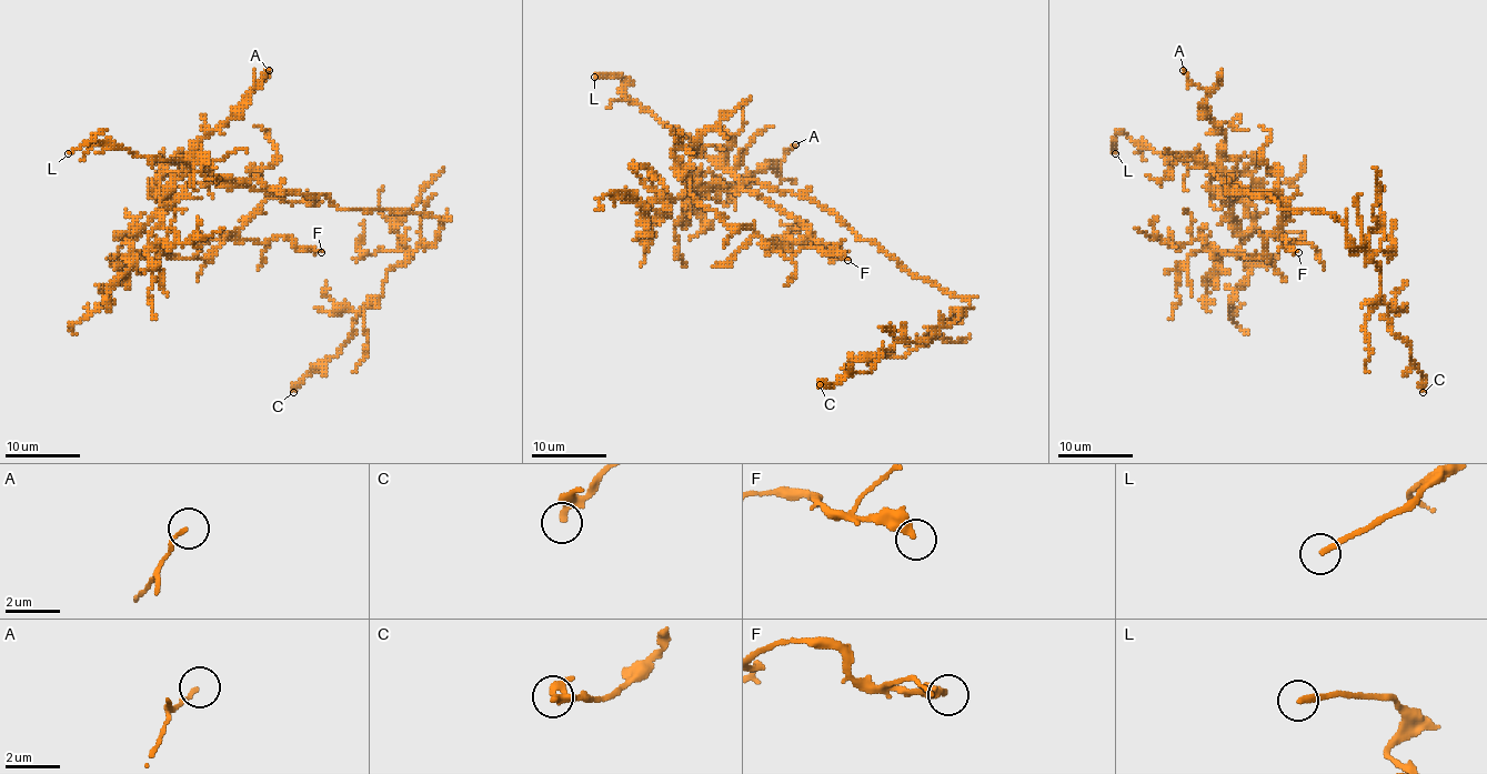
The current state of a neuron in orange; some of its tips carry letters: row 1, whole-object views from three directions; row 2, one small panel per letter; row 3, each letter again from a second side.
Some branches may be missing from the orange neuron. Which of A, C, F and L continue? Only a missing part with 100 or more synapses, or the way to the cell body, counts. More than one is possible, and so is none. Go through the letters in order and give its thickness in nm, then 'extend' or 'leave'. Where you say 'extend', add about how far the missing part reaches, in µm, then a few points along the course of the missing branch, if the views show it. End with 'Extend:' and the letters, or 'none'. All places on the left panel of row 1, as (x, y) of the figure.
A: calibre 120 nm; leave
C: calibre 200 nm; leave
F: calibre 380 nm; leave
L: calibre 220 nm; extend; missing 40 µm
Extend: L

